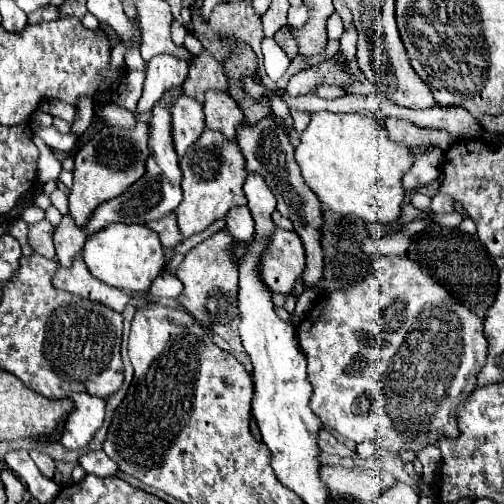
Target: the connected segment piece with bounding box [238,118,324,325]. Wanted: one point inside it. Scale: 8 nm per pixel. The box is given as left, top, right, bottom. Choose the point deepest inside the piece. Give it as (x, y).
(267, 150)

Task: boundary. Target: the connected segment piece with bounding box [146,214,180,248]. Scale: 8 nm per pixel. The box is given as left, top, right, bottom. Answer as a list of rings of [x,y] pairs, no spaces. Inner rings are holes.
[[[168,214],[156,222],[148,222],[148,228],[152,228],[154,232],[158,232],[160,242],[164,248],[174,248],[180,242],[180,230],[176,224],[176,214]]]

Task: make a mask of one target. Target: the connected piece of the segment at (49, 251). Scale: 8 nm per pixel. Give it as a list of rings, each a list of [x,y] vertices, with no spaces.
[[[42,220],[38,224],[32,224],[30,226],[30,232],[28,232],[30,246],[34,248],[34,252],[38,252],[38,254],[42,254],[44,258],[50,258],[50,260],[56,258],[52,234],[54,234],[54,226],[48,220]]]

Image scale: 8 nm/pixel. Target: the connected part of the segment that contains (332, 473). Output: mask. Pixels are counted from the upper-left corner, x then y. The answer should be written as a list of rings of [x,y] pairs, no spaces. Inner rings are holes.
[[[320,466],[320,478],[332,494],[352,494],[352,498],[362,502],[372,502],[372,498],[396,482],[396,478],[384,470],[344,466]]]

